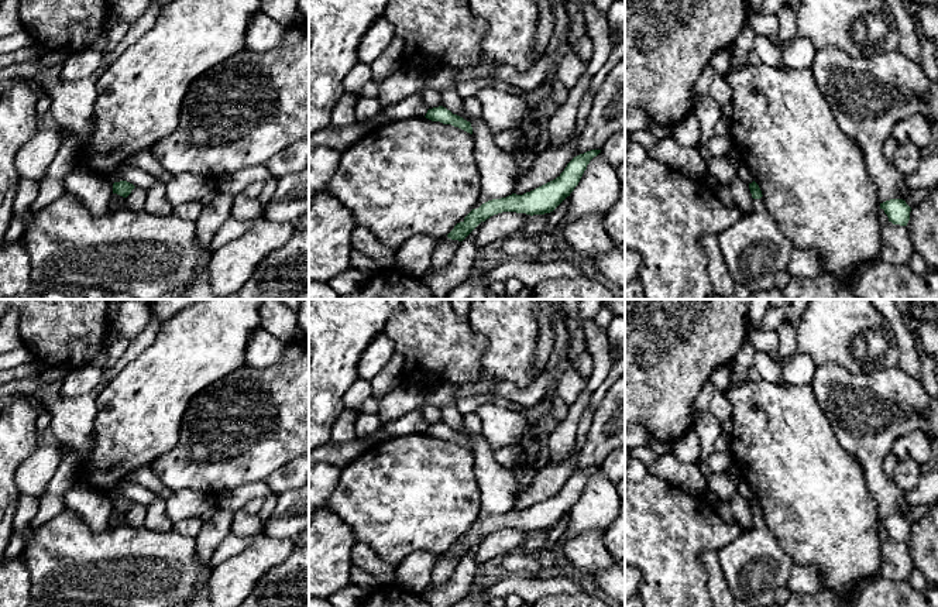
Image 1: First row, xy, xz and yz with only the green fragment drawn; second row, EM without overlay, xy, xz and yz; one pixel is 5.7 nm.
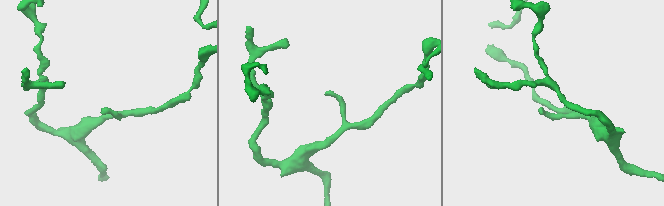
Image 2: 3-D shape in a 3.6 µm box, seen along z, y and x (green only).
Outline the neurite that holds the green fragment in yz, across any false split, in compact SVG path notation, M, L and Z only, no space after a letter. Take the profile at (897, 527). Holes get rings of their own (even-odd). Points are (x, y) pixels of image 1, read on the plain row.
M890 515L880 519L880 525L884 527L889 534L889 538L891 538L893 541L907 542L910 536L911 524L906 519L906 517Z

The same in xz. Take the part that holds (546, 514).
M591 466L574 473L564 487L553 497L523 511L512 510L506 514L492 515L473 525L463 538L457 539L447 551L451 556L463 558L481 538L502 528L526 531L544 531L553 528L578 501L590 477L601 466Z

